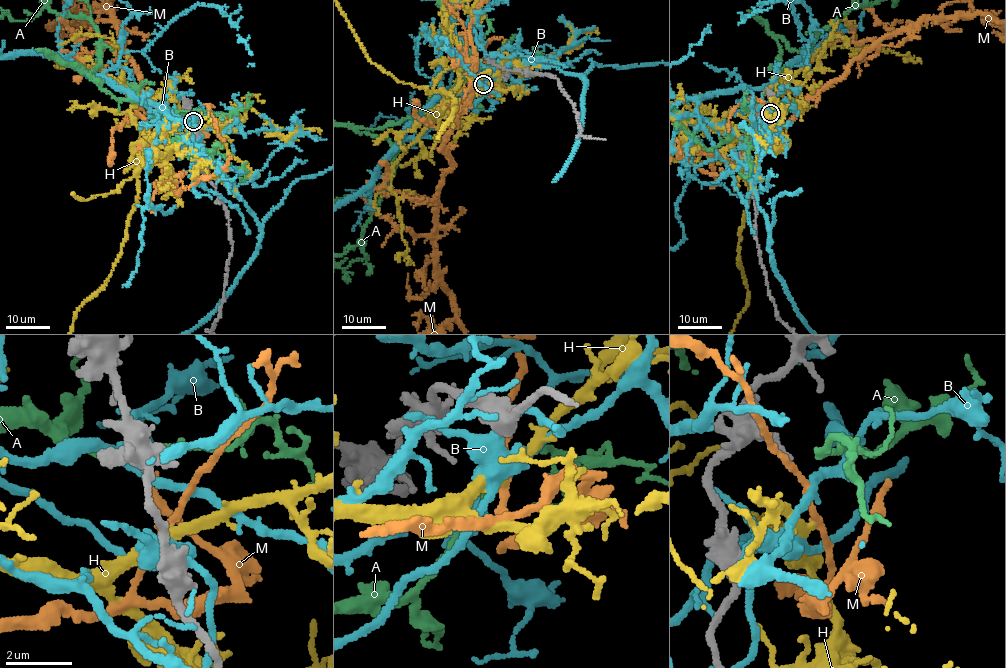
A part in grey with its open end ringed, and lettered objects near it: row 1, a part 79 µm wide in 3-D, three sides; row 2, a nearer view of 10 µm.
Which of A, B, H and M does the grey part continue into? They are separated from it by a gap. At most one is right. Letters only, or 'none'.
A

